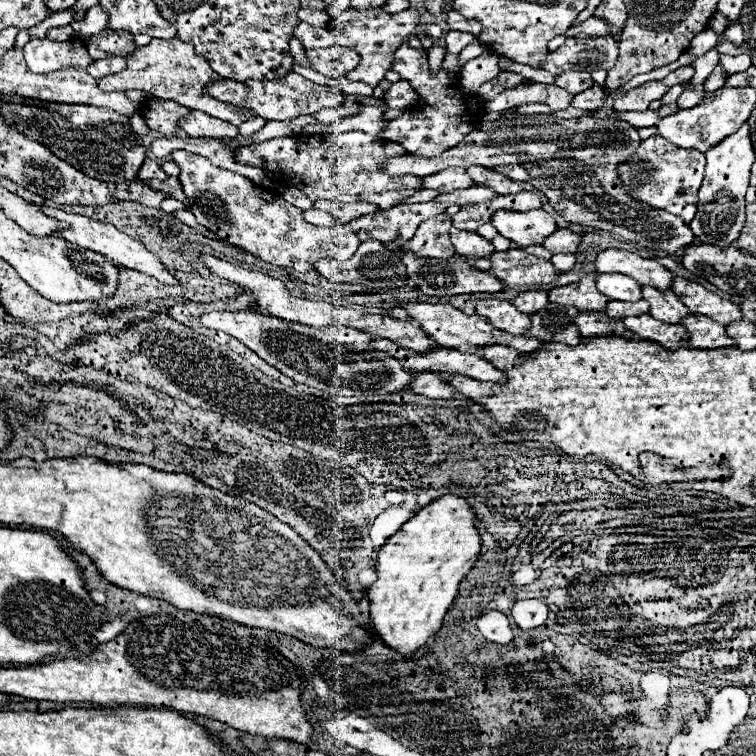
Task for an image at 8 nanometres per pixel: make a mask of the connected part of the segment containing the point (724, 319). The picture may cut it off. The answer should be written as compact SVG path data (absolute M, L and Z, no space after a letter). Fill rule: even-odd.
M695 284L695 292L683 292L679 294L679 300L689 308L693 314L709 316L711 320L727 326L735 320L741 320L741 310L737 304L717 296L715 292L703 288L701 284Z

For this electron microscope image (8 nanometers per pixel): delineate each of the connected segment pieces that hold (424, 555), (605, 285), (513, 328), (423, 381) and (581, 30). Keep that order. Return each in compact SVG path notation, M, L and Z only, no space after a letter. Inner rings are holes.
M445 494L413 514L379 550L377 580L367 588L371 622L381 640L403 656L423 646L441 628L459 582L475 566L479 552L481 534L475 526L475 510L465 498Z
M599 274L597 290L609 300L641 300L641 286L625 274Z
M483 298L477 302L475 312L479 316L485 316L495 328L511 334L523 334L525 328L529 328L529 316L519 312L511 302L505 300Z
M431 372L413 374L413 380L407 390L415 392L415 394L423 394L427 398L453 398L457 394L451 386L447 386L445 376L431 374Z
M591 16L589 20L569 28L569 32L565 32L565 36L577 36L577 34L585 34L585 36L609 36L609 32L613 32L613 26L607 20Z

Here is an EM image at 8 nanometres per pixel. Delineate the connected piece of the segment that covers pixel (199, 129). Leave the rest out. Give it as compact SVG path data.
M189 110L181 122L179 128L185 130L189 136L199 136L199 138L233 138L237 136L237 126L231 122L213 118L201 110Z

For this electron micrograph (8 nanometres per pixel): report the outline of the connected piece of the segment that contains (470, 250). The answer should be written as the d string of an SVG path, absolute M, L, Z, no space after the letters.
M451 228L451 242L453 242L457 254L461 254L461 256L487 258L493 252L493 244L489 240L485 240L483 236L479 236L477 232L465 232L465 230Z

